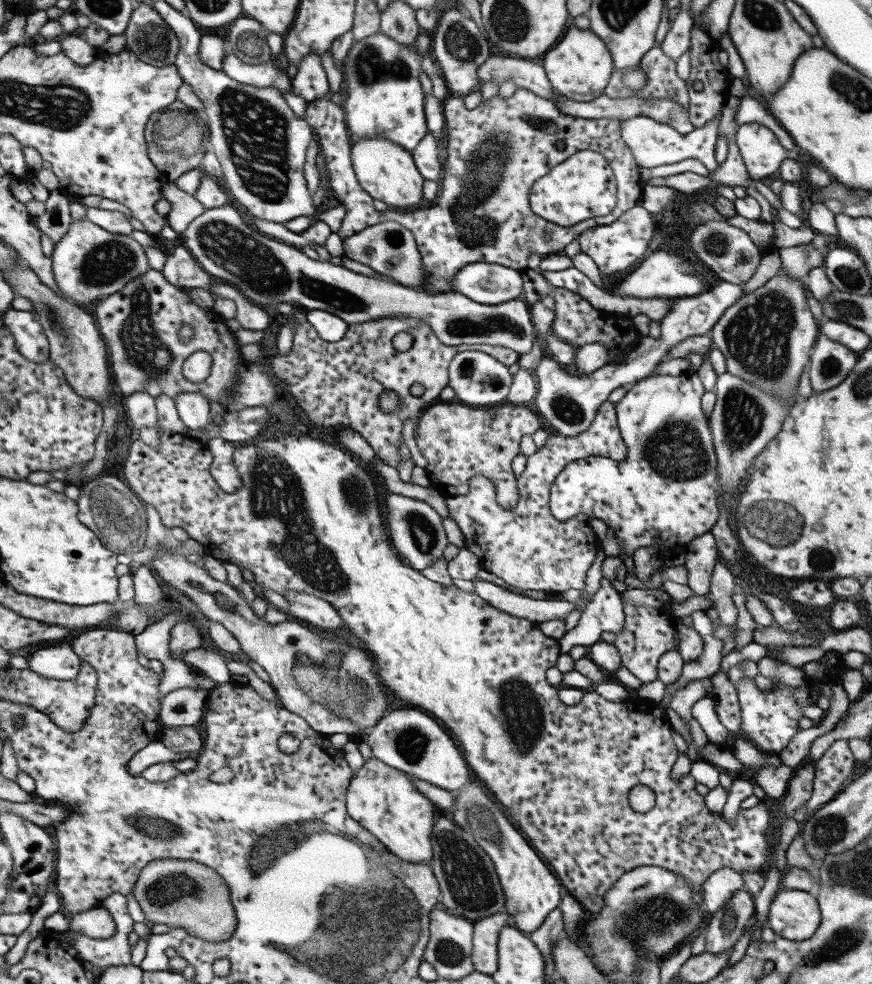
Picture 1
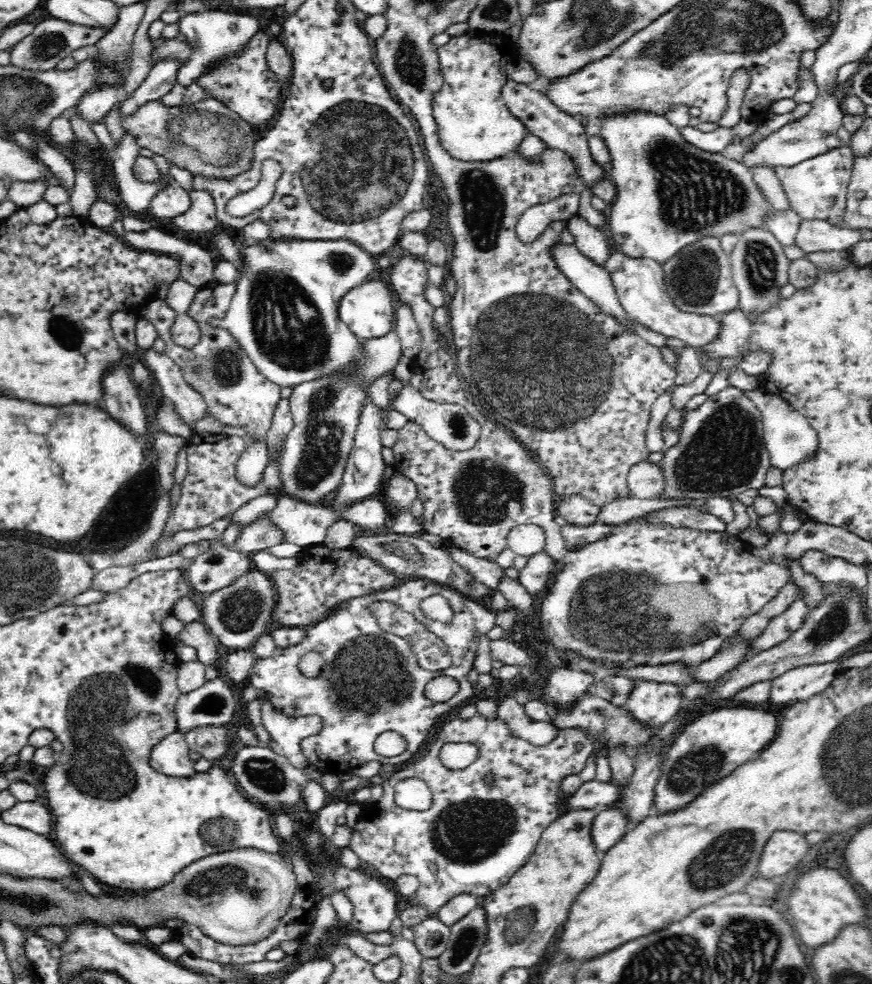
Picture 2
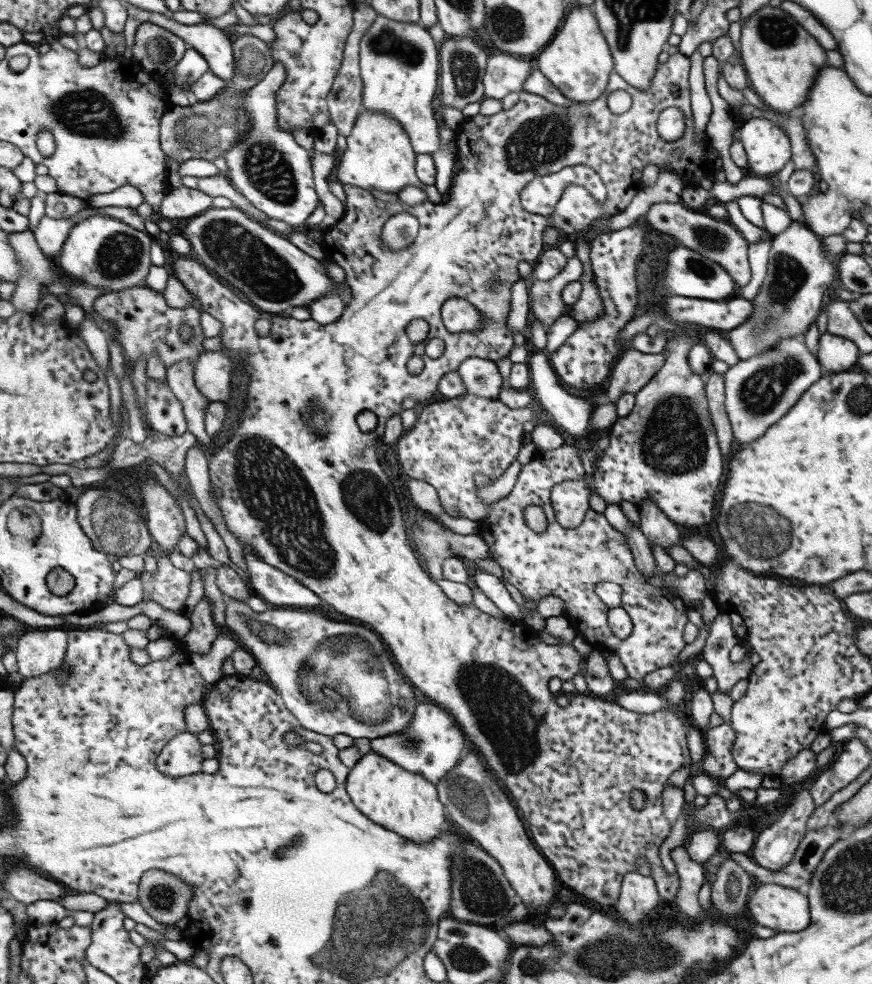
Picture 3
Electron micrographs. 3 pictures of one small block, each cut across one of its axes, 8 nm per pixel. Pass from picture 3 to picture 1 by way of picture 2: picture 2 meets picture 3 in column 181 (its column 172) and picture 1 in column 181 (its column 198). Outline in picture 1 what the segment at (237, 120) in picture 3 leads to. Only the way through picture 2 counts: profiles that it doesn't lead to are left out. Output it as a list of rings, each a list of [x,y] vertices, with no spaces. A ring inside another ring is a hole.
[[[163,110],[161,114],[153,114],[149,120],[149,158],[161,172],[167,172],[169,182],[175,184],[185,174],[199,170],[201,162],[205,162],[205,142],[211,138],[209,122],[197,110]]]

